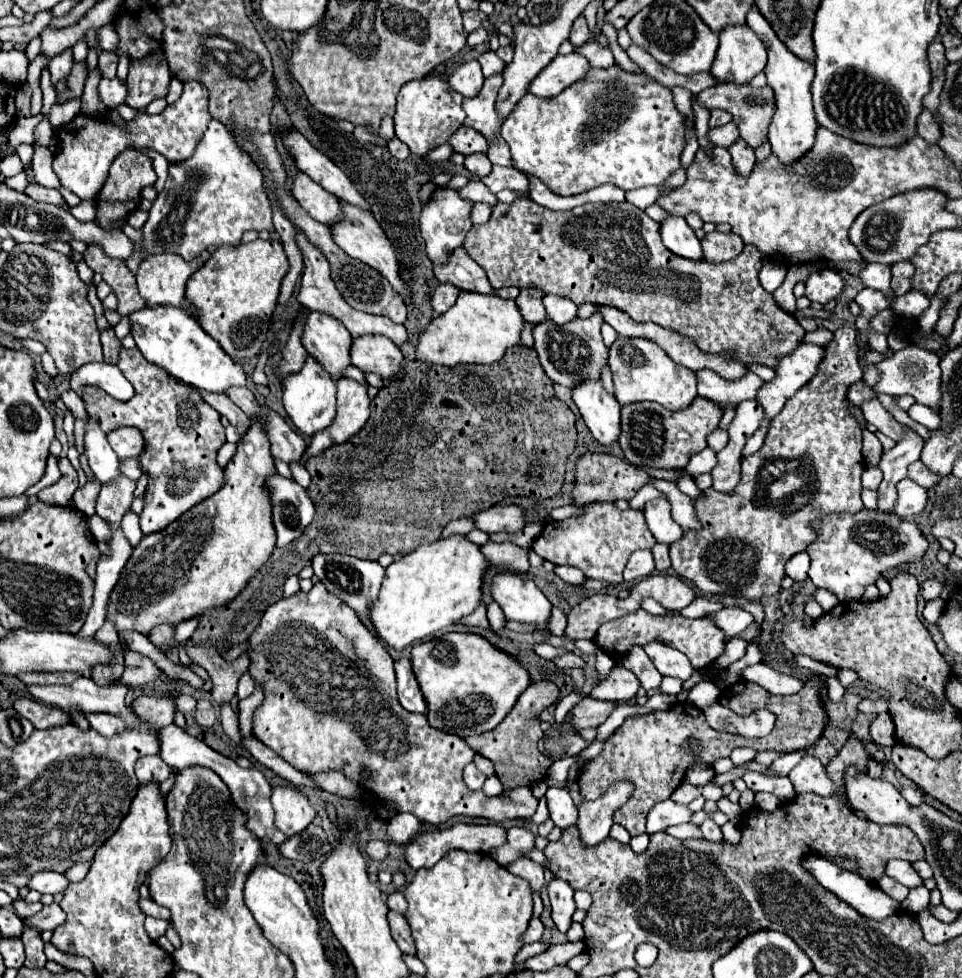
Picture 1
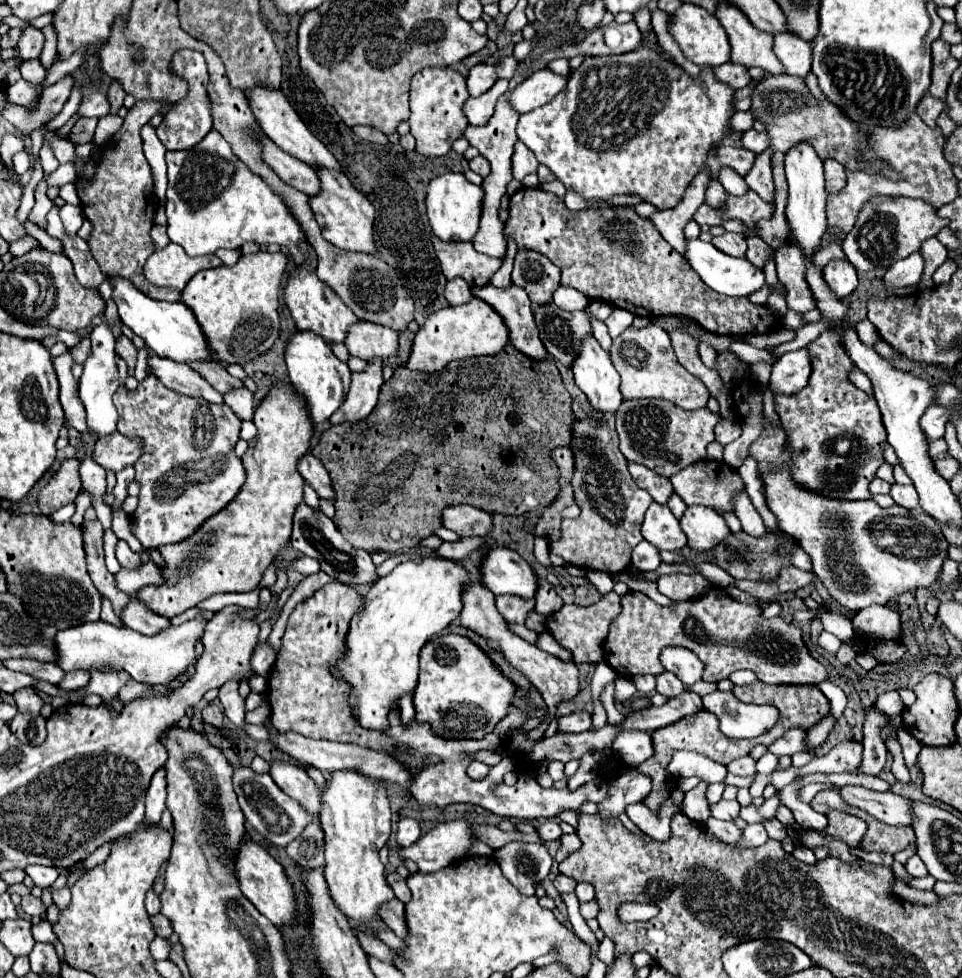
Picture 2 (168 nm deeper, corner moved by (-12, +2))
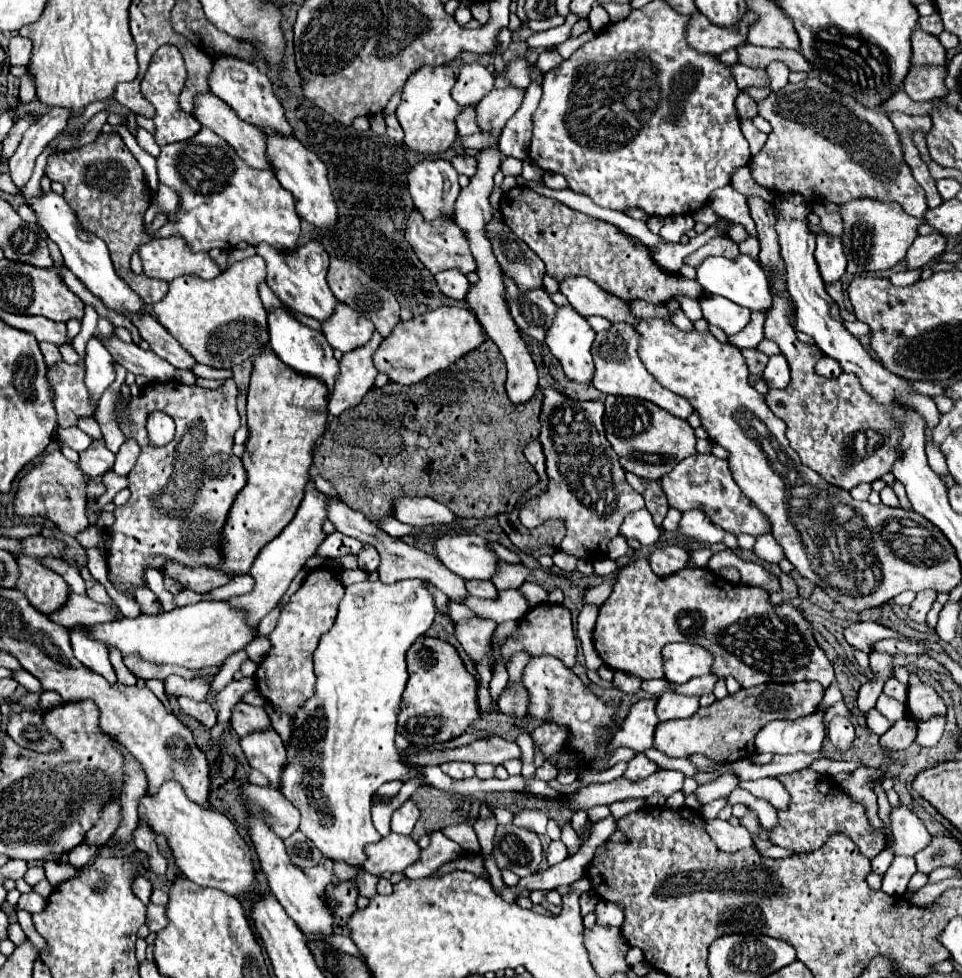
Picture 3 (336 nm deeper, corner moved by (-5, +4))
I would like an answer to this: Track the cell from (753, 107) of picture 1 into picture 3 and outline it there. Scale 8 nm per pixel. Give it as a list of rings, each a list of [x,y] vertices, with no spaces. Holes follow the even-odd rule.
[[[811,76],[797,84],[787,84],[781,92],[771,92],[765,100],[757,102],[757,108],[759,116],[773,126],[767,144],[757,156],[749,160],[749,168],[757,184],[773,190],[775,194],[801,192],[809,204],[813,204],[817,198],[835,204],[863,196],[871,196],[875,200],[895,200],[907,214],[917,218],[923,216],[925,192],[915,182],[909,166],[903,160],[897,130],[893,128],[891,120],[879,110],[863,108],[851,96],[843,96],[837,90],[825,86],[821,80],[817,80],[817,76]]]

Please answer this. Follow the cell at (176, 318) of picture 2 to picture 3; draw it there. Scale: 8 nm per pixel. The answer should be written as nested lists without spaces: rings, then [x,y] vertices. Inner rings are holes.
[[[43,192],[43,196],[39,200],[31,202],[31,208],[35,210],[37,218],[39,218],[39,226],[47,232],[47,236],[59,246],[65,266],[91,290],[93,296],[97,296],[109,310],[125,316],[127,320],[131,320],[133,316],[143,316],[145,314],[145,302],[125,284],[125,280],[121,280],[113,268],[107,244],[93,236],[91,232],[81,230],[81,226],[77,224],[77,218],[73,214],[73,210],[65,204],[63,196],[55,194],[55,192]]]

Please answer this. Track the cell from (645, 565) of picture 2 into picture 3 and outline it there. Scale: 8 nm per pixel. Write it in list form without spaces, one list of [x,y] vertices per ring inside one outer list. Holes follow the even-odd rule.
[[[617,536],[617,538],[611,540],[611,544],[609,544],[609,554],[607,554],[607,556],[611,556],[613,560],[615,560],[615,558],[621,558],[621,556],[631,556],[631,558],[635,558],[635,550],[629,546],[629,542],[627,542],[625,536]]]

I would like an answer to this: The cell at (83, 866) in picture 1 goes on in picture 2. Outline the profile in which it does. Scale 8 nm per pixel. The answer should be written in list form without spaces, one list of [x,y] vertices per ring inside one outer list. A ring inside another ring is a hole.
[[[106,842],[106,844],[102,844],[96,852],[92,852],[86,860],[84,860],[84,866],[82,866],[82,870],[88,870],[88,868],[94,868],[94,866],[98,866],[98,864],[102,864],[106,858],[108,858],[108,854],[110,854],[110,848],[112,848],[112,842]]]

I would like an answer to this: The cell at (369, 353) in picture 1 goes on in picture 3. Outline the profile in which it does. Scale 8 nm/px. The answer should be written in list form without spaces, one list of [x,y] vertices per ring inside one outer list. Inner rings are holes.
[[[339,304],[335,314],[323,322],[323,336],[335,350],[341,352],[365,346],[371,340],[373,332],[373,322],[357,316],[357,312],[345,304]]]

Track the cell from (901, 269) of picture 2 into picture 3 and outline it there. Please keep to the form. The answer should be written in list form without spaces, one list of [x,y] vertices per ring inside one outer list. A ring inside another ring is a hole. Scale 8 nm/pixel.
[[[931,234],[931,236],[919,236],[907,256],[905,256],[905,264],[907,264],[907,270],[919,270],[923,268],[927,262],[931,262],[935,256],[943,254],[945,250],[945,236],[941,234]]]

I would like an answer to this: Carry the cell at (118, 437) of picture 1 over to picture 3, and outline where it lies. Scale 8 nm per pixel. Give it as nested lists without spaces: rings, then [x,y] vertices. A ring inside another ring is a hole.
[[[93,440],[91,446],[79,454],[79,468],[85,472],[85,476],[101,476],[107,470],[113,468],[115,454],[107,448],[105,440]]]

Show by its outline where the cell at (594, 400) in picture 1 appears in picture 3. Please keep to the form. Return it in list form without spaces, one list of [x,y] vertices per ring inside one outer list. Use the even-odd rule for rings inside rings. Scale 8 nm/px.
[[[571,308],[557,310],[557,318],[547,332],[545,344],[549,346],[551,354],[561,362],[565,376],[577,384],[585,384],[585,386],[593,384],[593,372],[595,372],[595,364],[593,364],[593,356],[591,356],[593,338],[595,338],[595,330],[589,326],[589,322],[581,314],[577,314]]]

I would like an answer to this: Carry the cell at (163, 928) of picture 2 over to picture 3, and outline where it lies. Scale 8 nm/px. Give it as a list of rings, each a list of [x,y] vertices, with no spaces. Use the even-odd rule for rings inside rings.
[[[149,904],[149,906],[147,906],[147,928],[149,928],[149,932],[159,932],[159,930],[165,928],[165,926],[167,926],[165,906]]]

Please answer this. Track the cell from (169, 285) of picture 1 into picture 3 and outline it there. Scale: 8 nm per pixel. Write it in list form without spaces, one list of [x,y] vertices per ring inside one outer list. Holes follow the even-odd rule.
[[[177,236],[157,238],[151,240],[149,244],[143,244],[139,248],[139,258],[145,266],[143,272],[149,278],[167,280],[167,282],[185,274],[197,274],[209,280],[221,272],[207,252],[199,252],[199,254],[189,252],[185,242]]]

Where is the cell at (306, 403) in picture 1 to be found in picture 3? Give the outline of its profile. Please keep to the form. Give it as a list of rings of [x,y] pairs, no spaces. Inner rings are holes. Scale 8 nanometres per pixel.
[[[269,310],[269,344],[273,348],[273,352],[295,372],[305,374],[305,376],[313,376],[317,380],[321,380],[329,392],[329,396],[333,394],[333,388],[337,384],[337,376],[339,376],[339,362],[333,356],[333,348],[329,346],[329,342],[325,340],[325,336],[317,330],[307,328],[305,324],[301,324],[299,320],[293,318],[291,312],[287,310]]]

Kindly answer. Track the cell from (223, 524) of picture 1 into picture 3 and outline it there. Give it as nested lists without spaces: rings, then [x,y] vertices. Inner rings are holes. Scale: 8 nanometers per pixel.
[[[263,352],[253,362],[253,374],[249,384],[249,396],[247,396],[247,428],[249,438],[245,442],[245,452],[241,456],[243,466],[247,470],[247,484],[237,494],[229,516],[225,520],[225,526],[221,530],[221,564],[219,570],[239,576],[249,574],[249,568],[259,554],[259,550],[271,542],[295,516],[299,502],[305,492],[305,484],[309,482],[309,466],[313,462],[313,446],[317,438],[325,430],[327,420],[327,392],[319,380],[313,380],[309,376],[297,376],[297,372],[289,372],[273,352]]]

